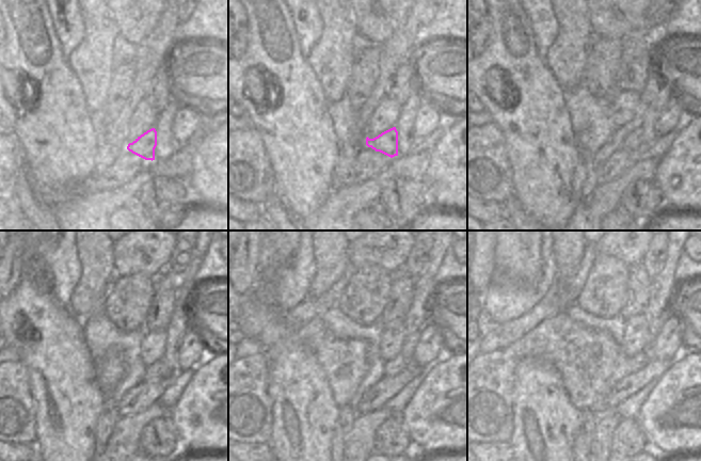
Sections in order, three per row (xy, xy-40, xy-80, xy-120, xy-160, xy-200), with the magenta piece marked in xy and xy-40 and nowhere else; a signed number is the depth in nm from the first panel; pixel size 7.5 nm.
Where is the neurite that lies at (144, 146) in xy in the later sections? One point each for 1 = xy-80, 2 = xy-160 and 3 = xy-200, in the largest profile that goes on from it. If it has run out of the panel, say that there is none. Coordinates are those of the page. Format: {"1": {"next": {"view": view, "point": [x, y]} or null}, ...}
{"1": {"next": {"view": "xy-80", "point": [628, 136]}}, "2": {"next": {"view": "xy-160", "point": [397, 364]}}, "3": {"next": {"view": "xy-200", "point": [635, 363]}}}

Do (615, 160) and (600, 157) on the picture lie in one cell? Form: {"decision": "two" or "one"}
{"decision": "two"}

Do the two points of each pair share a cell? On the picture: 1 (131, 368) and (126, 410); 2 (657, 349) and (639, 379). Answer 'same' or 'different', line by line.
1: different
2: different

